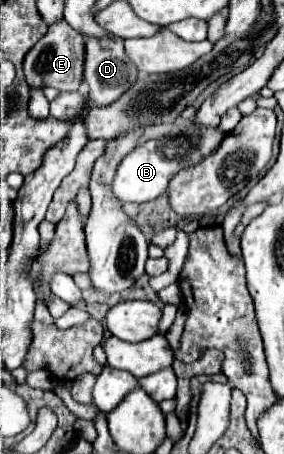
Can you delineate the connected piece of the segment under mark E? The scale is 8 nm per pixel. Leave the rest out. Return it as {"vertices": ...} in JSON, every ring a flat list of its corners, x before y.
{"vertices":[[64,19,48,27,48,33,28,51,24,59,24,75,30,87,56,87,60,91,78,91,84,77,84,35,68,27]]}

